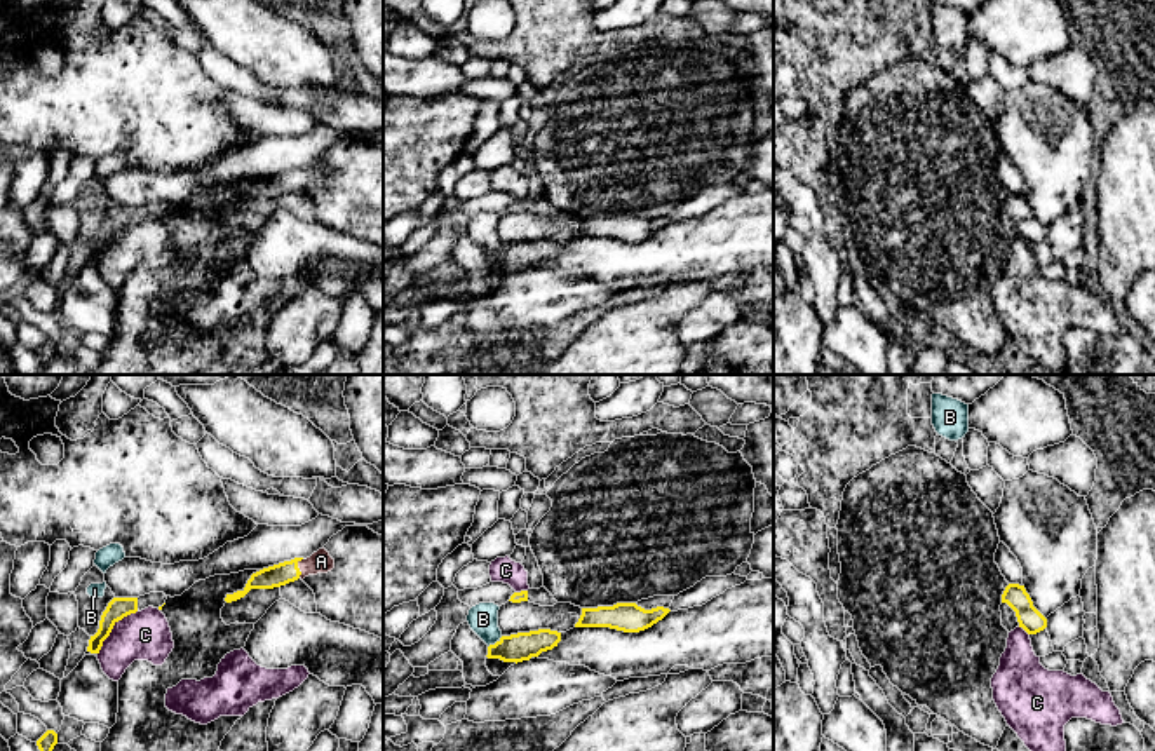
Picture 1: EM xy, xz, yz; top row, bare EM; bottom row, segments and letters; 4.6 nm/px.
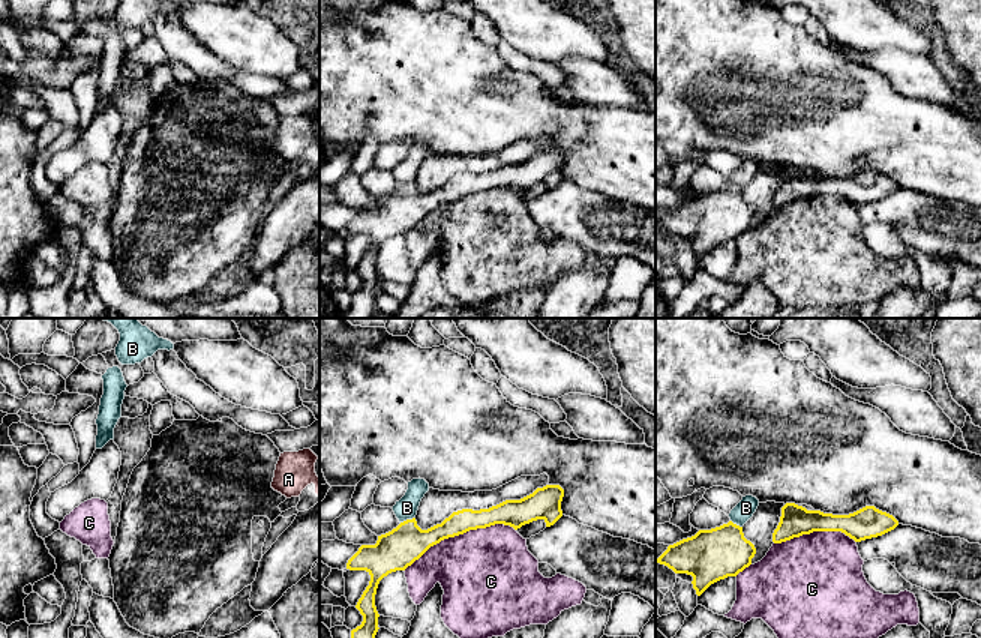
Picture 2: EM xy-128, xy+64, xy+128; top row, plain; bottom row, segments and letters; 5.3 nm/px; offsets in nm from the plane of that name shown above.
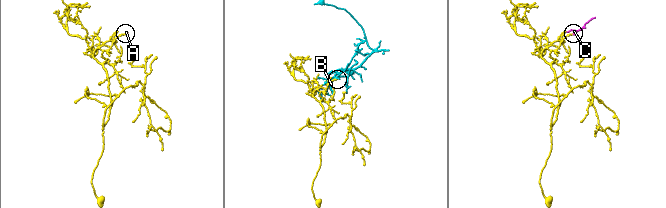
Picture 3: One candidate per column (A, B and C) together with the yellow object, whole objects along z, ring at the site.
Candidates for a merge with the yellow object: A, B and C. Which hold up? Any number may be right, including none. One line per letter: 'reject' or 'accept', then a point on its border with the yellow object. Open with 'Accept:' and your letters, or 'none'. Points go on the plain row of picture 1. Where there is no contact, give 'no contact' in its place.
Accept: A
A: accept; contact xy (298, 178)
B: reject; contact xz (497, 251)
C: reject; contact xy (112, 237)

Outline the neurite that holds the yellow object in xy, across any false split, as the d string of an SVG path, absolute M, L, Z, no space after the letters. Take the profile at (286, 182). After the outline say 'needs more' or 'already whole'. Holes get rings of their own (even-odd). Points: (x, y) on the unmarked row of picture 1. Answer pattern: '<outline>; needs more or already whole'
M322 157L310 167L294 167L268 178L263 178L251 185L246 197L233 204L226 204L225 211L232 213L244 207L251 199L274 199L305 188L308 185L328 183L334 178L334 169Z; needs more

